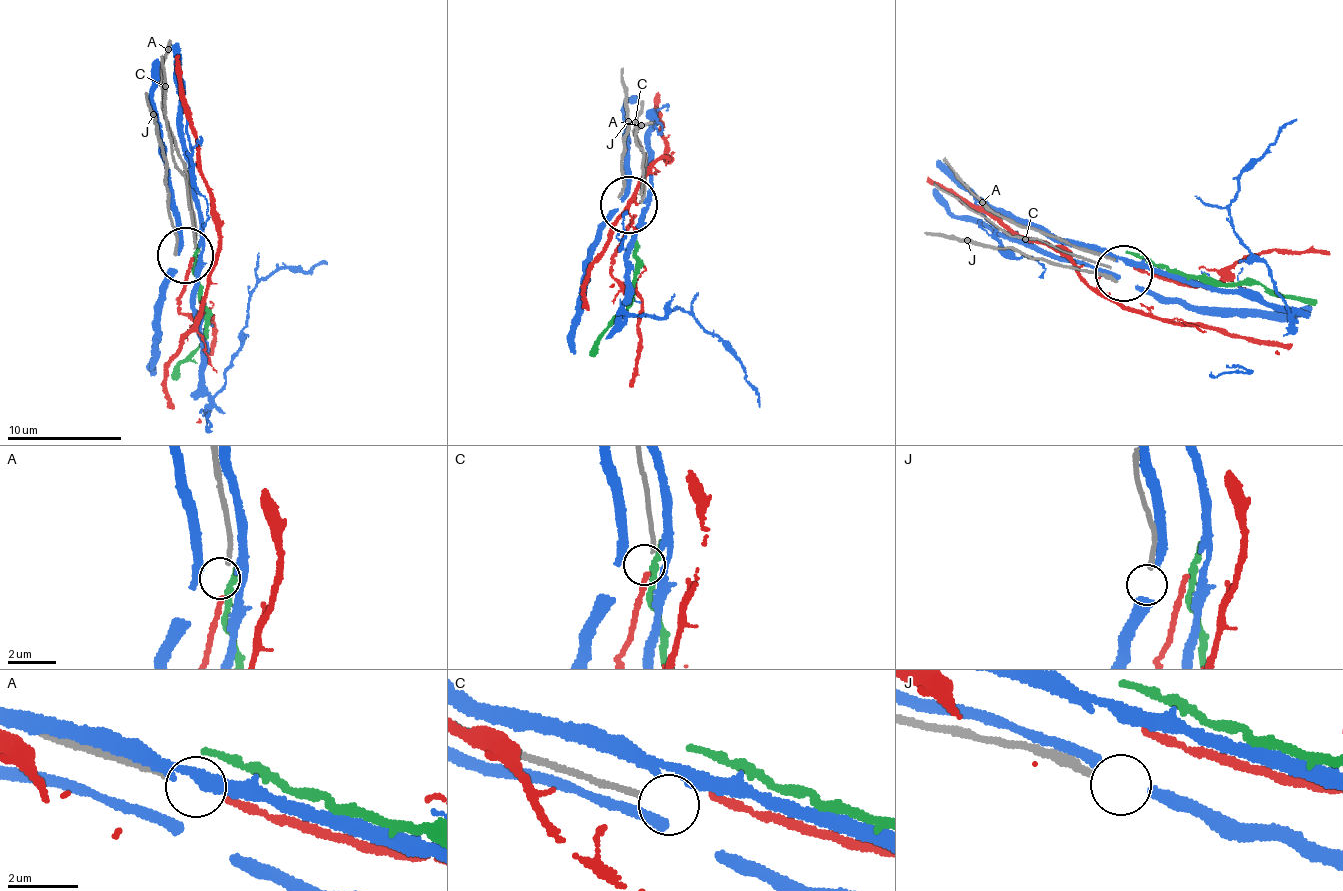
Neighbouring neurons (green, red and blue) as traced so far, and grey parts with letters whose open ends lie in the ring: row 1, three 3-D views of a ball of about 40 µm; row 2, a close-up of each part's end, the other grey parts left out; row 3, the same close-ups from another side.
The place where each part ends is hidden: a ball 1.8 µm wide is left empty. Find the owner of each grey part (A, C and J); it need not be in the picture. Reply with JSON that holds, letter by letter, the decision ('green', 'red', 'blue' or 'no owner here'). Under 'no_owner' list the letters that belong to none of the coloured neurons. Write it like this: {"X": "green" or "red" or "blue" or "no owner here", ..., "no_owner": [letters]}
{"A": "red", "C": "no owner here", "J": "blue", "no_owner": ["C"]}

